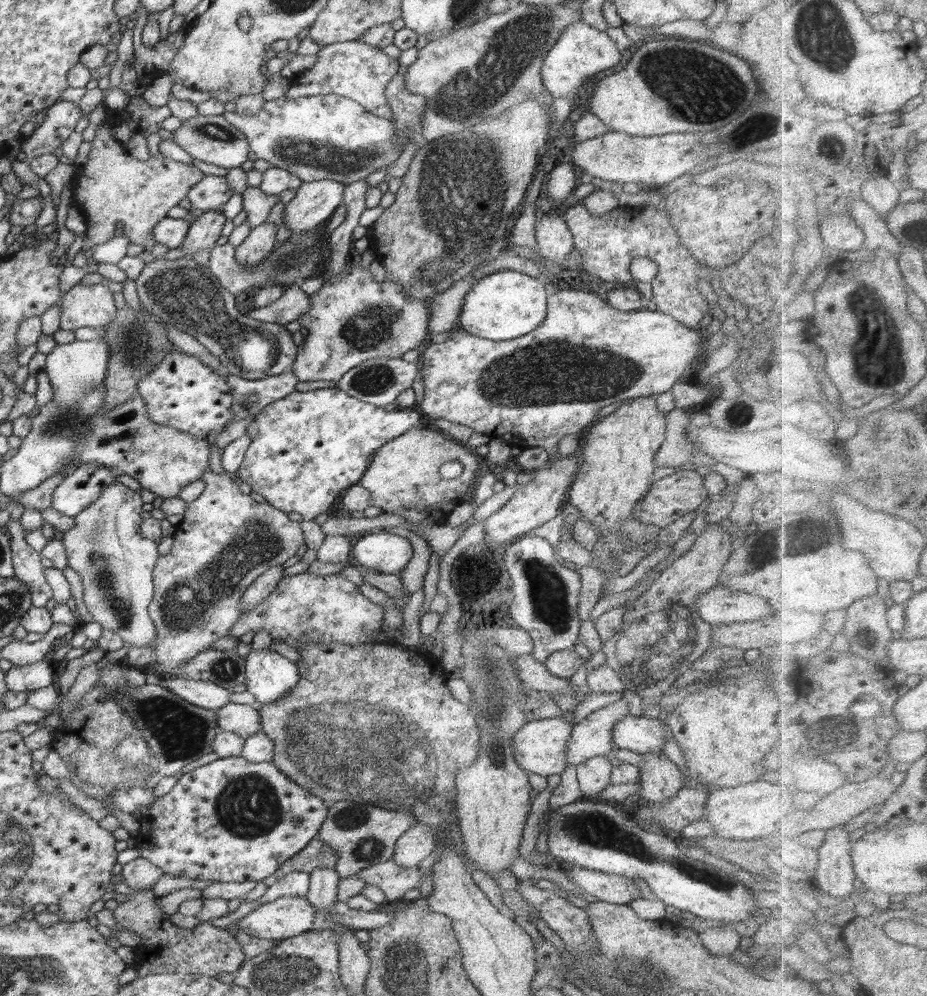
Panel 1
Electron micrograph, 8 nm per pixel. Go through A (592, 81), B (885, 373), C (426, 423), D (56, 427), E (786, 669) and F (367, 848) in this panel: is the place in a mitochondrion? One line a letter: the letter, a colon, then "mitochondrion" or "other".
A: other
B: mitochondrion
C: other
D: mitochondrion
E: other
F: mitochondrion

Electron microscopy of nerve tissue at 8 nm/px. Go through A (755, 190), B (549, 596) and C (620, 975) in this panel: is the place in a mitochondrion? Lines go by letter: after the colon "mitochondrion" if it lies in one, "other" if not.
A: other
B: mitochondrion
C: mitochondrion

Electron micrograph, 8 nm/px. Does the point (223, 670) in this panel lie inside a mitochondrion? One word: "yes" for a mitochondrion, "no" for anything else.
yes

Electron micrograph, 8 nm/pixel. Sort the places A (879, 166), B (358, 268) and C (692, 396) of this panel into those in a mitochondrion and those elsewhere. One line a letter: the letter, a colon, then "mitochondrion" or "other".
A: other
B: other
C: other

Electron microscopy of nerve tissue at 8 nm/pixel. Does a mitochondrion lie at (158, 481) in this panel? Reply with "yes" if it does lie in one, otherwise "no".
no

